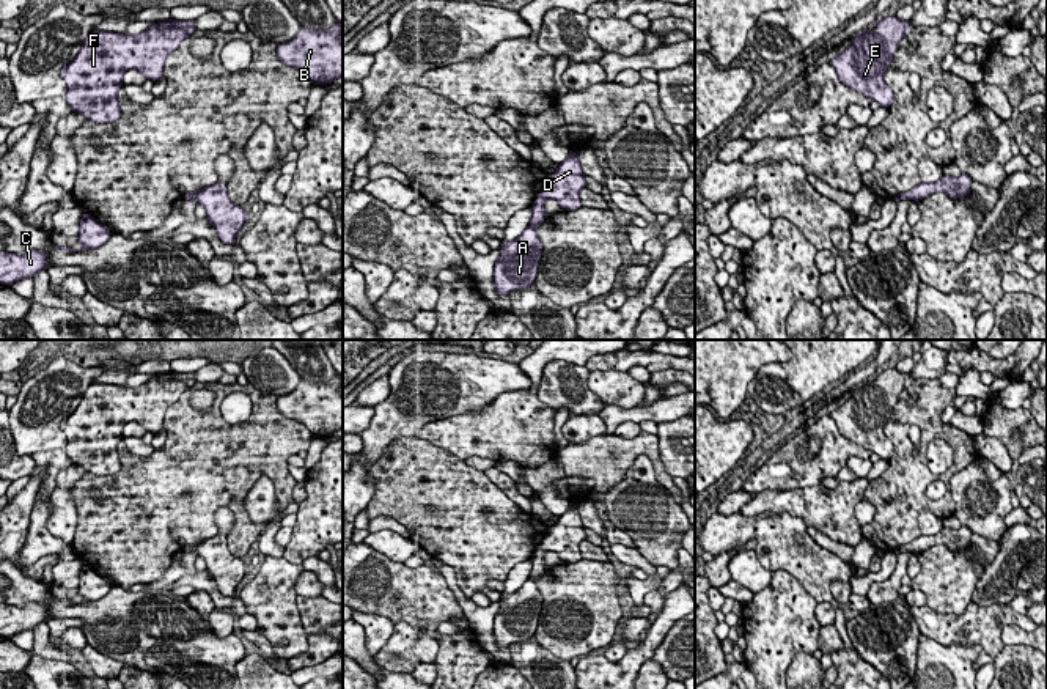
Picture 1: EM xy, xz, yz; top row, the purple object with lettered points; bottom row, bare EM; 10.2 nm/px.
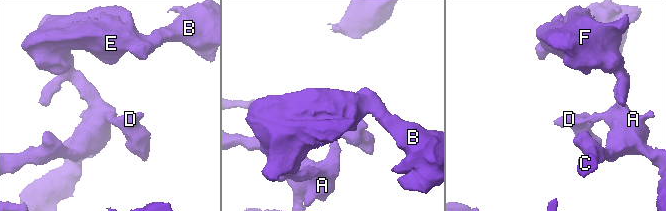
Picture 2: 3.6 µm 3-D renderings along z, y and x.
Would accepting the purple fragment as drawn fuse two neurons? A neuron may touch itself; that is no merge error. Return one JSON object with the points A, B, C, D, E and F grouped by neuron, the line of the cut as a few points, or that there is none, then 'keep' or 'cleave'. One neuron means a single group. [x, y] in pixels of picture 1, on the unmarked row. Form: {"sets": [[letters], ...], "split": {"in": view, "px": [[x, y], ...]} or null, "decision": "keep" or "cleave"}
{"sets": [["A", "B", "C", "D", "E", "F"]], "split": null, "decision": "keep"}

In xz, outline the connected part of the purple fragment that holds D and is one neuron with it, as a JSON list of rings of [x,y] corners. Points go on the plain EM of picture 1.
[[[569,505],[557,524],[546,530],[546,536],[531,560],[533,568],[528,580],[511,595],[500,595],[500,610],[494,618],[494,636],[498,648],[508,648],[511,643],[535,637],[542,609],[542,595],[536,579],[547,569],[544,554],[547,551],[555,552],[564,563],[575,563],[582,558],[580,543],[585,536],[579,507]]]

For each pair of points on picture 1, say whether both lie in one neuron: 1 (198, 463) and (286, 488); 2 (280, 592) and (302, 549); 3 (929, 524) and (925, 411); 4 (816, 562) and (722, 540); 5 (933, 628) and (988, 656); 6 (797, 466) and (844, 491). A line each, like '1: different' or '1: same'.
1: same
2: different
3: different
4: same
5: same
6: different

